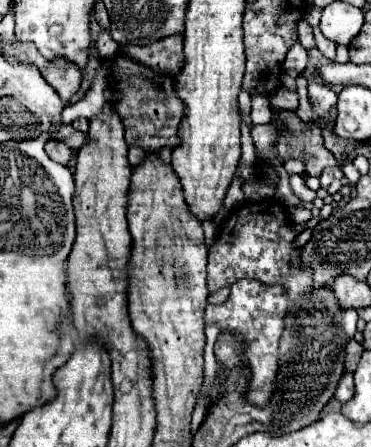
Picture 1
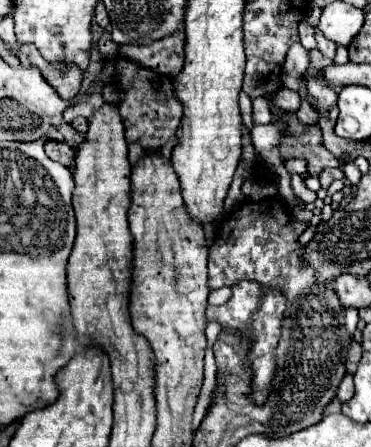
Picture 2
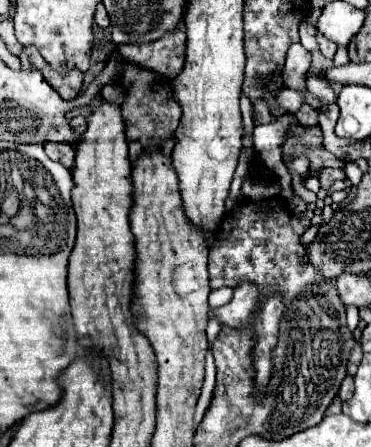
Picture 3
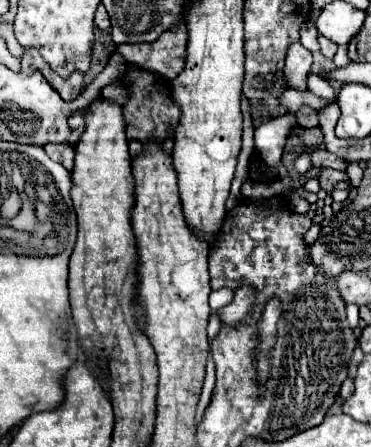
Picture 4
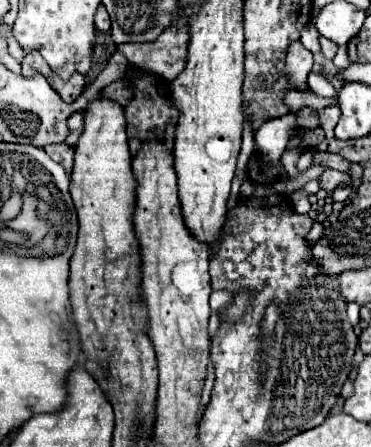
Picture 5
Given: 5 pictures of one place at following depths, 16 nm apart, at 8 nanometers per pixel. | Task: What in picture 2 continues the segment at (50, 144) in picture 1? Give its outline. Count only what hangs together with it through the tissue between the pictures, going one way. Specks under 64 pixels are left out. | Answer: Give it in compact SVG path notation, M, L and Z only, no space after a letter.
M46 142L46 144L44 144L44 150L46 150L48 158L52 158L54 162L64 164L66 168L72 166L74 148L70 148L68 144L62 144L62 142Z

